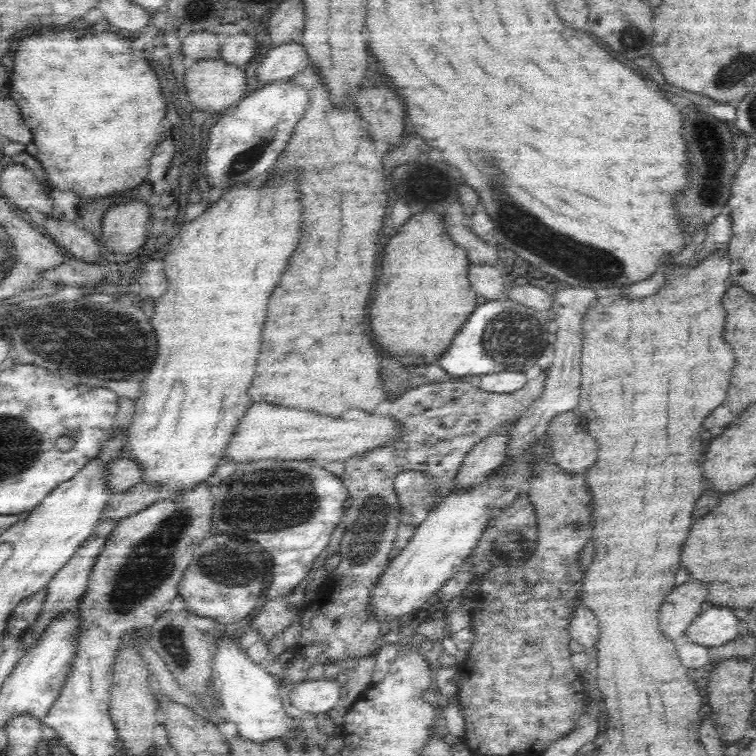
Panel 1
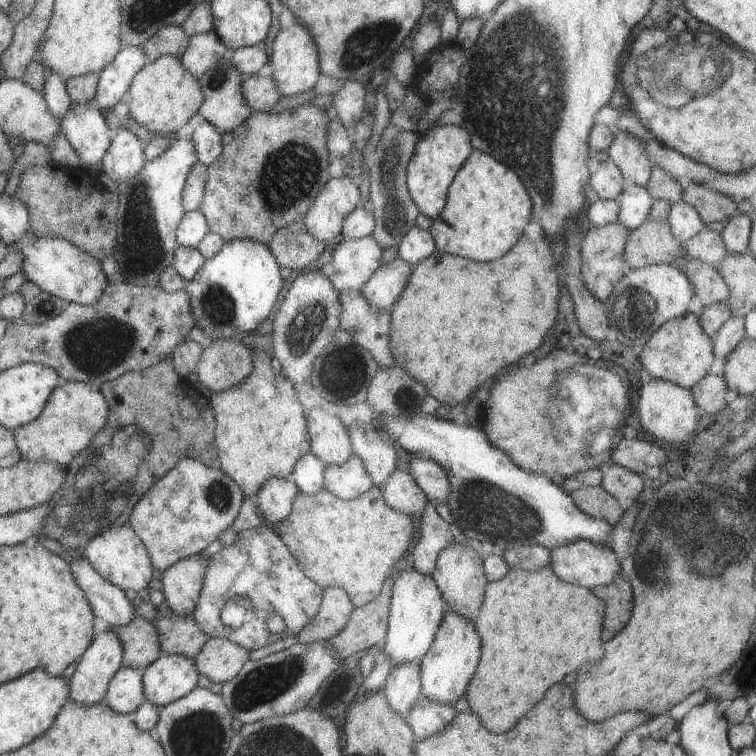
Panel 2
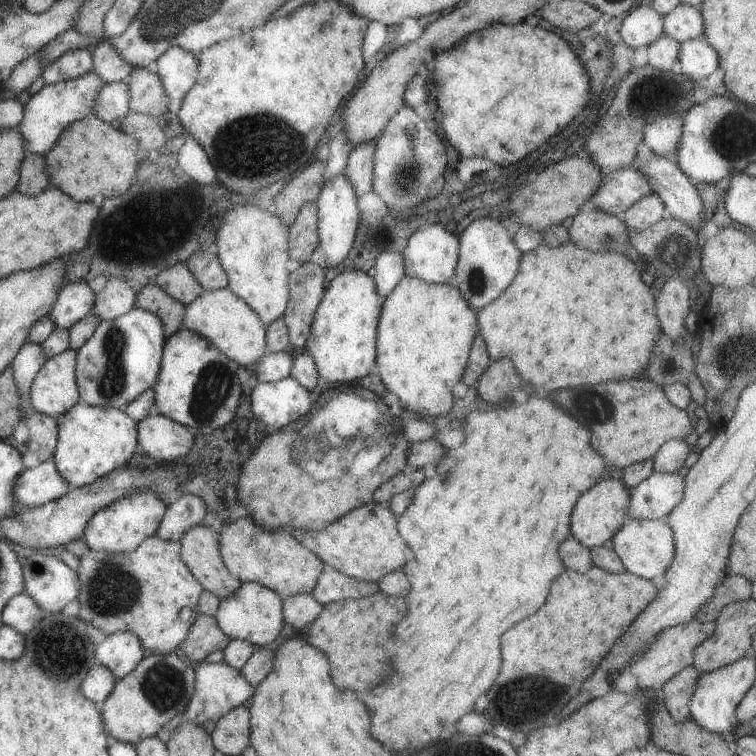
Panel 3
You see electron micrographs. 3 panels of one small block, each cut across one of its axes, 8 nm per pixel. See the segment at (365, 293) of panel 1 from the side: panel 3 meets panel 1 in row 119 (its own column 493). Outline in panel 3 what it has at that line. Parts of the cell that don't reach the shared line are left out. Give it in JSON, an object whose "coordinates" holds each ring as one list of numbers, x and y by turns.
{"coordinates":[[569,242,557,248,541,244,523,254,511,284,477,314,477,328,491,362,507,358,525,384,531,382,531,386,543,388,545,392,641,374,649,354,661,338,661,326,653,314,655,278,647,274,651,282,651,288,647,288,641,280,641,272,647,274,639,264,619,252,591,252]]}

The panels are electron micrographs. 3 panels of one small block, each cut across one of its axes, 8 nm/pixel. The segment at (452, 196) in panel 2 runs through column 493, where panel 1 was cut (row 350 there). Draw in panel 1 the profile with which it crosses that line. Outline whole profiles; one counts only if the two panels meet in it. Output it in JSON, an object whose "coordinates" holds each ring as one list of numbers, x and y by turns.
{"coordinates":[[256,180,256,184,250,182,244,186,234,186,222,198,214,198,212,204,208,206,206,214,202,214,194,222,182,224,180,232,170,240,170,244,166,244,168,256,166,256,164,264,166,264,168,292,154,302,156,314,152,318,152,326,154,326,154,332,158,338,156,340,158,342,158,358,156,358,154,366,150,368,150,374,142,382,142,392,140,392,140,398,134,402,134,418,132,418,130,432,128,432,128,448,132,452,132,460,138,462,140,482,152,484,154,488,158,488,158,502,160,500,176,500,180,496,192,494,196,490,194,486,206,484,216,474,216,470,228,462,226,450,228,450,230,438,234,438,234,430,238,428,238,424,242,422,242,418,246,416,246,412,250,408,250,400,248,400,246,390,248,390,250,378,254,374,256,358,260,352,260,332,262,332,262,322,266,316,266,304,268,304,268,298,272,294,272,288,278,284,278,278,282,274,282,266,286,266,286,262,290,258,290,252,292,252,296,236,298,236,298,222,300,222,300,204,296,202,296,192,294,192,292,180,282,180,282,182,278,182,276,188,272,188,268,192,262,192,260,188,262,188,262,182,258,182,258,180]]}

